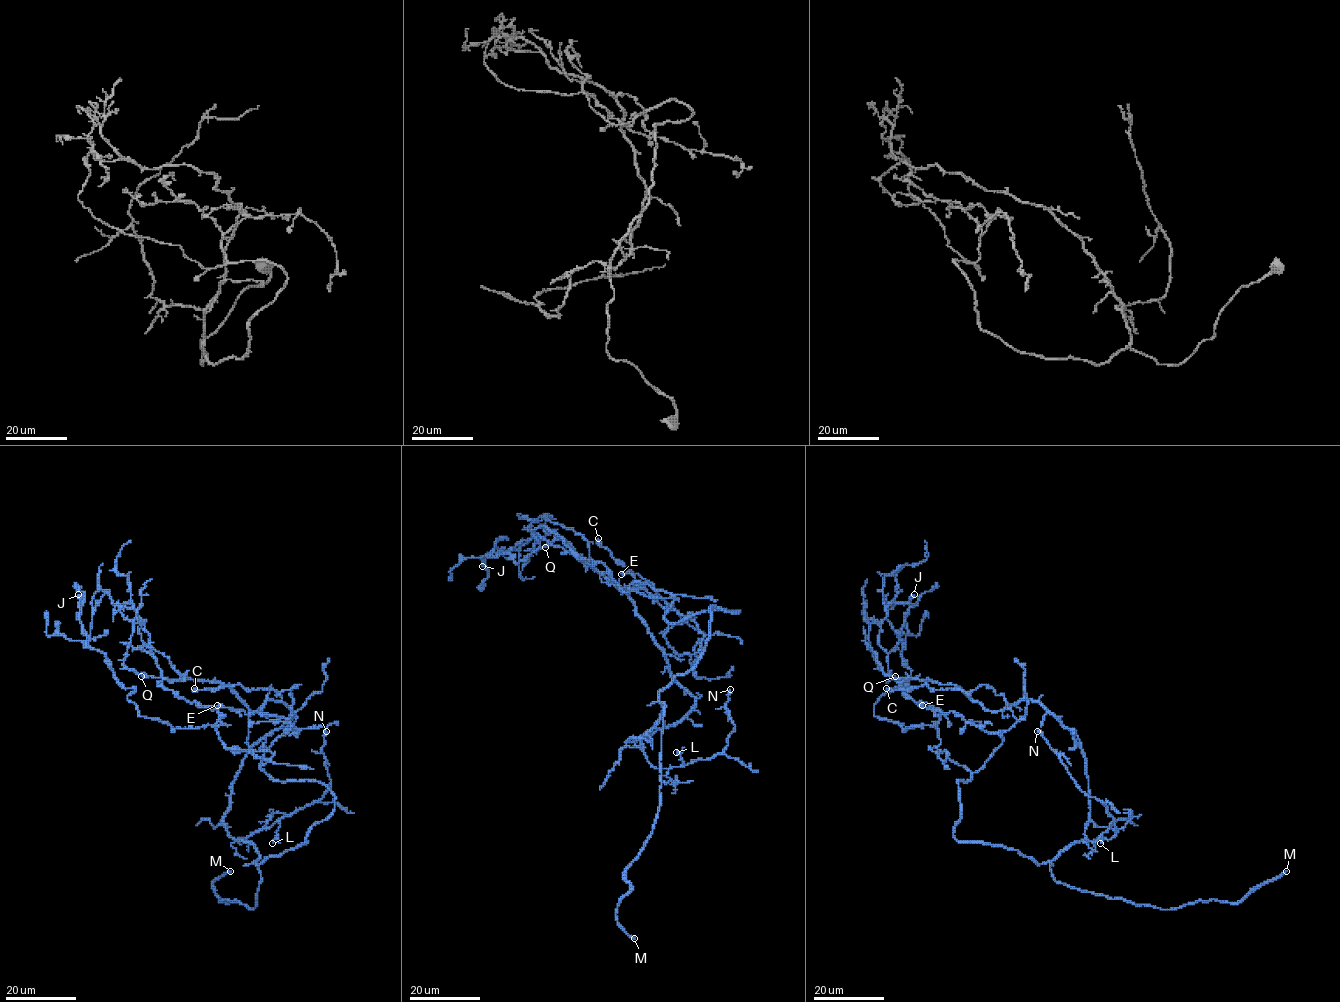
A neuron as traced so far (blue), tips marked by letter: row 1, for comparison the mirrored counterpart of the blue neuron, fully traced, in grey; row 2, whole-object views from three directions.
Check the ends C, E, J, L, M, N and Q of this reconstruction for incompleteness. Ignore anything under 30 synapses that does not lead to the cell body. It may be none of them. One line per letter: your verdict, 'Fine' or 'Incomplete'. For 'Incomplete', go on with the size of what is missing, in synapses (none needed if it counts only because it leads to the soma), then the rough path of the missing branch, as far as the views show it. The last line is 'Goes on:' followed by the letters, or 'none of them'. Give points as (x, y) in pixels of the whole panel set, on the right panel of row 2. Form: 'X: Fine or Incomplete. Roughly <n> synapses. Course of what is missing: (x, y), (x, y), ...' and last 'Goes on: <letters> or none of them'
C: Fine
E: Fine
J: Fine
L: Fine
M: Incomplete. Course of what is missing: (1286, 871), (1293, 864), (1293, 856)
N: Fine
Q: Fine
Goes on: M

